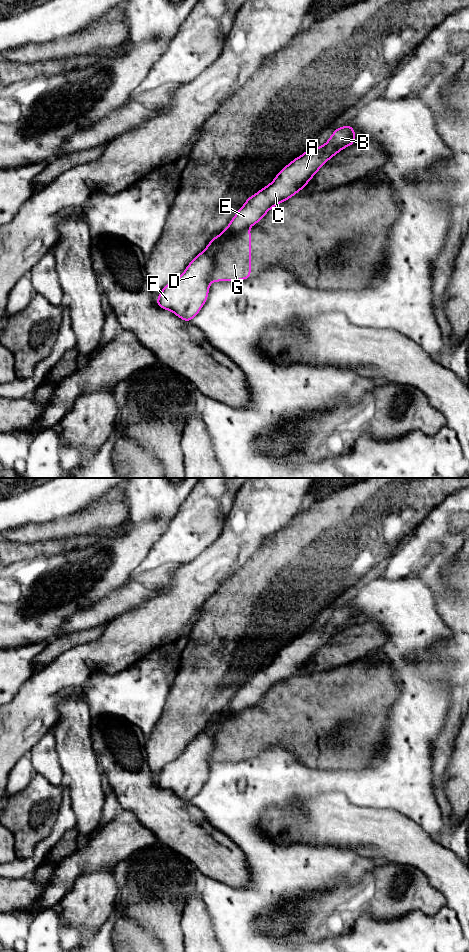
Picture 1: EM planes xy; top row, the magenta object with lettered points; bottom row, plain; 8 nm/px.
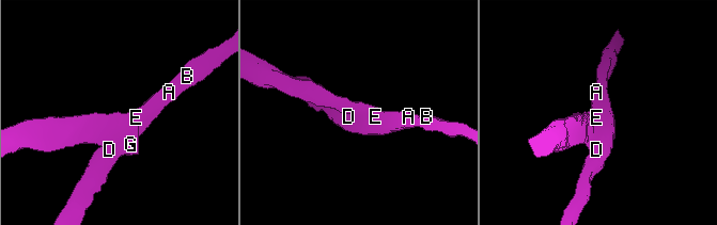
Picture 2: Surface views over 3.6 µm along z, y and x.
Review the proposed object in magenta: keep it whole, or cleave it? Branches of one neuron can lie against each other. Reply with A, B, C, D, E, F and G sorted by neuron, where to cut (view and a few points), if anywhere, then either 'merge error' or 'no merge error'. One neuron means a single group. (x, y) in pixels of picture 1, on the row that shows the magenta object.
A B C D E F / G; cut in xy along (248, 226), (220, 242), (210, 281); merge error

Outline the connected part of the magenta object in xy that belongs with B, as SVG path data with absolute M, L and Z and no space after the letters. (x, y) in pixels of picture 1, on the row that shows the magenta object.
M351 125L337 127L324 145L308 149L283 167L270 184L246 199L227 228L210 240L184 272L163 287L156 299L158 307L190 322L207 301L214 256L220 242L259 223L270 209L301 191L330 158L355 144L355 138Z

